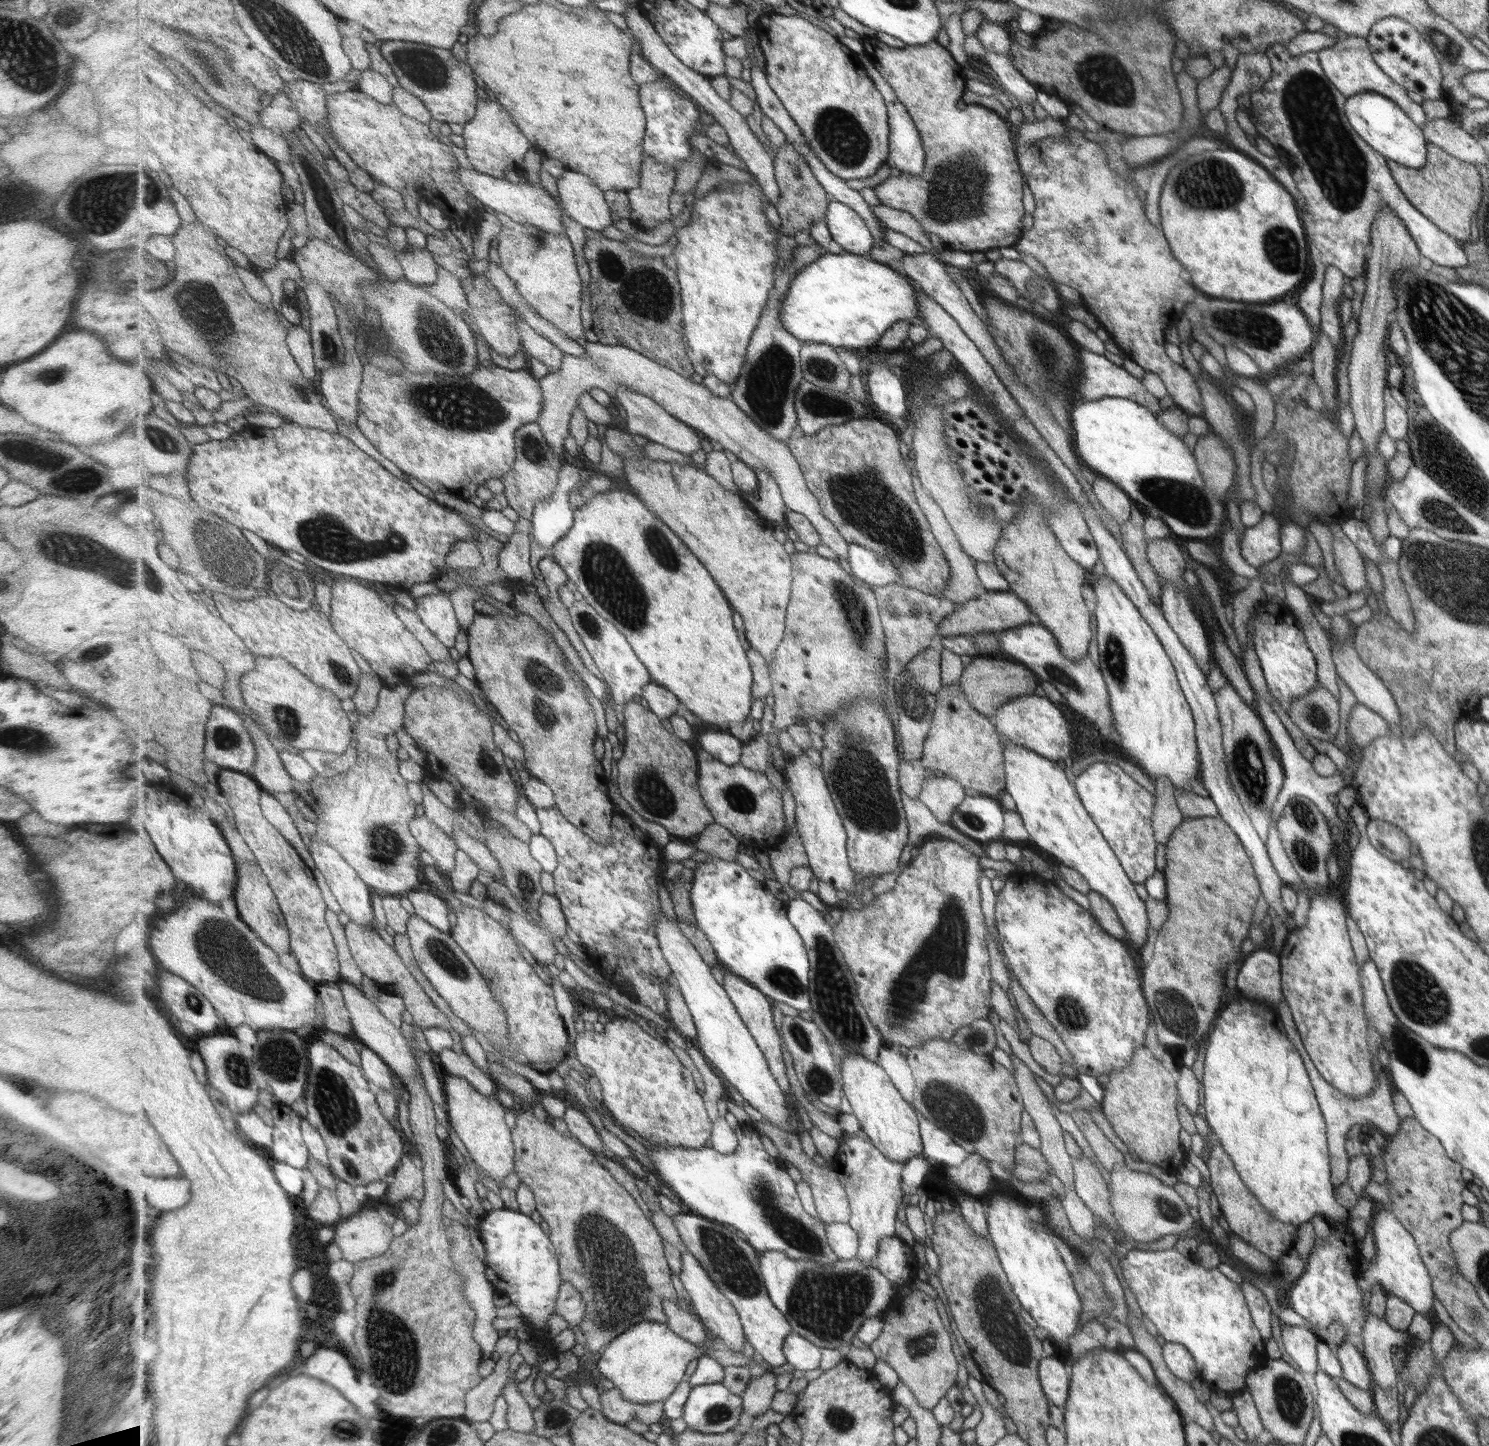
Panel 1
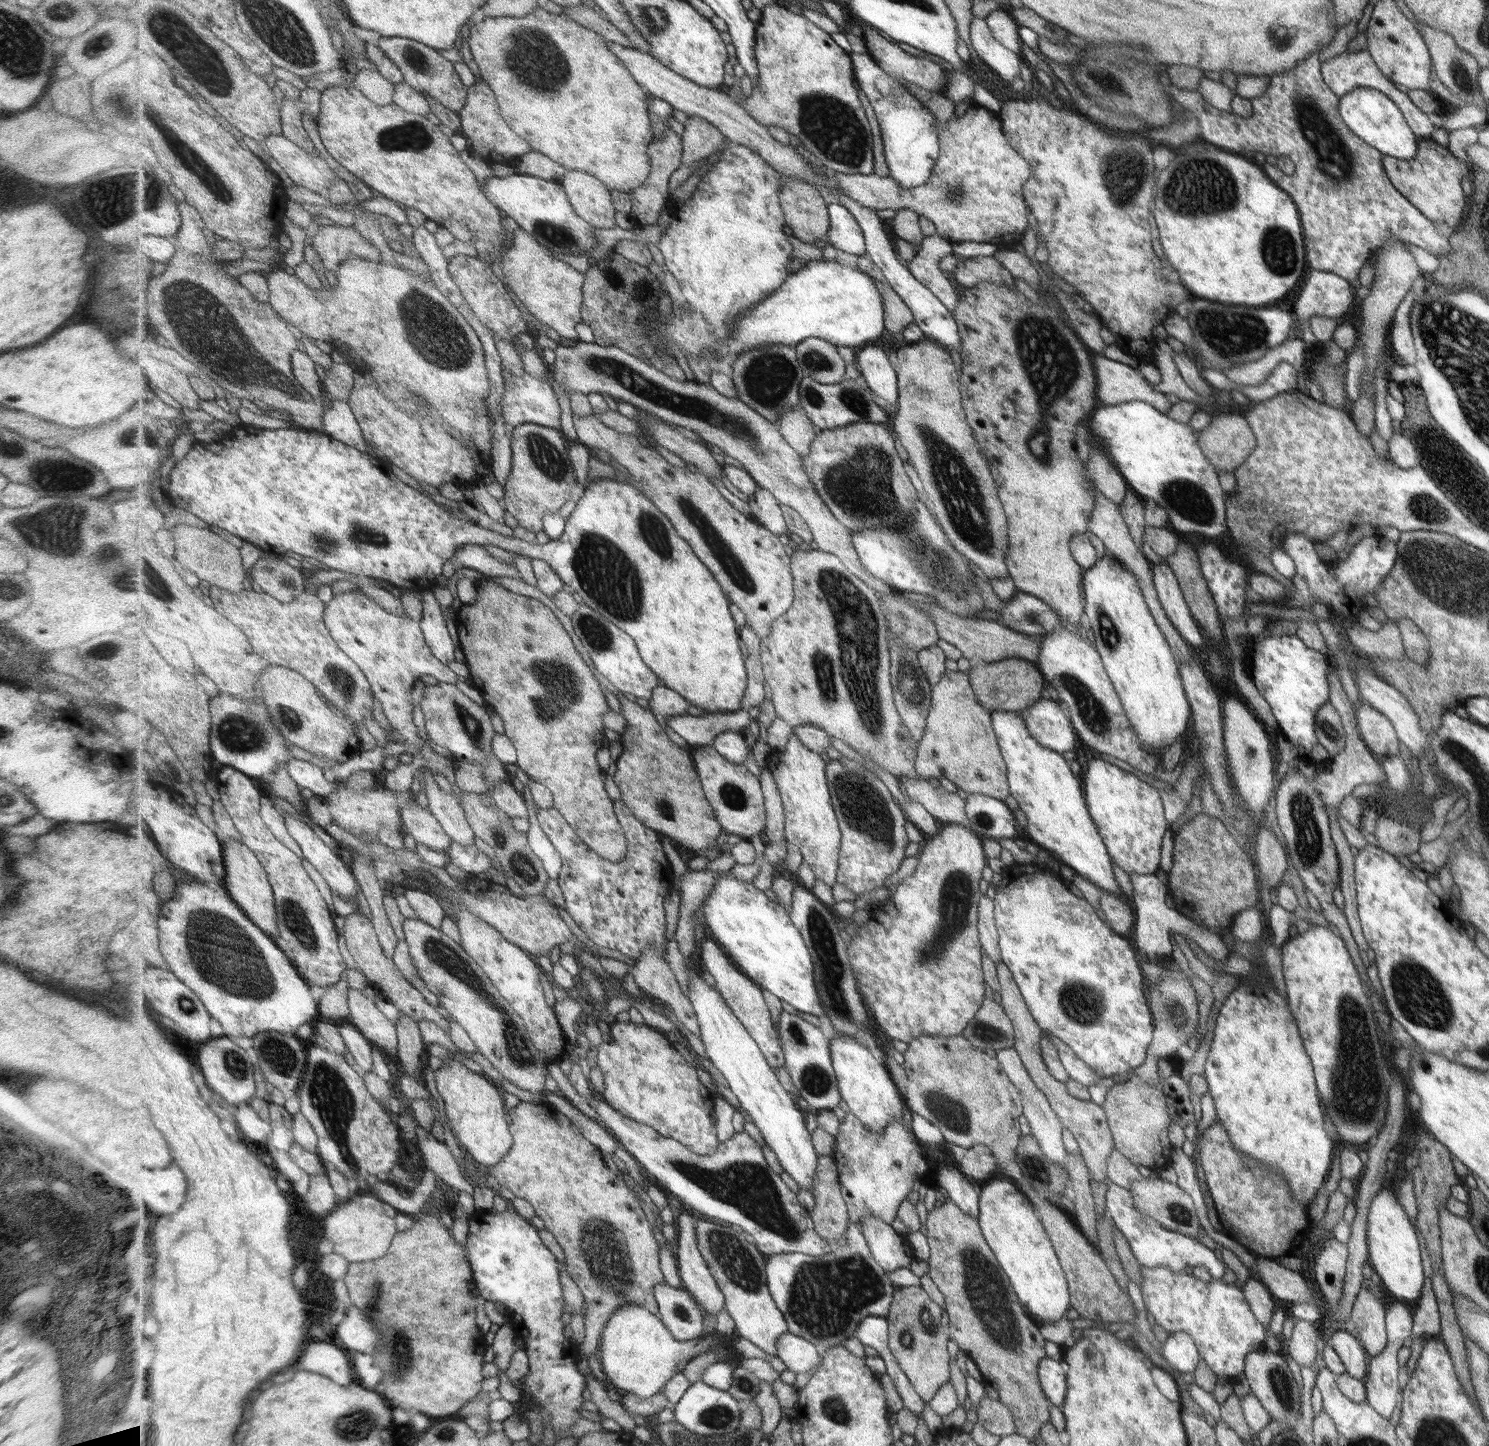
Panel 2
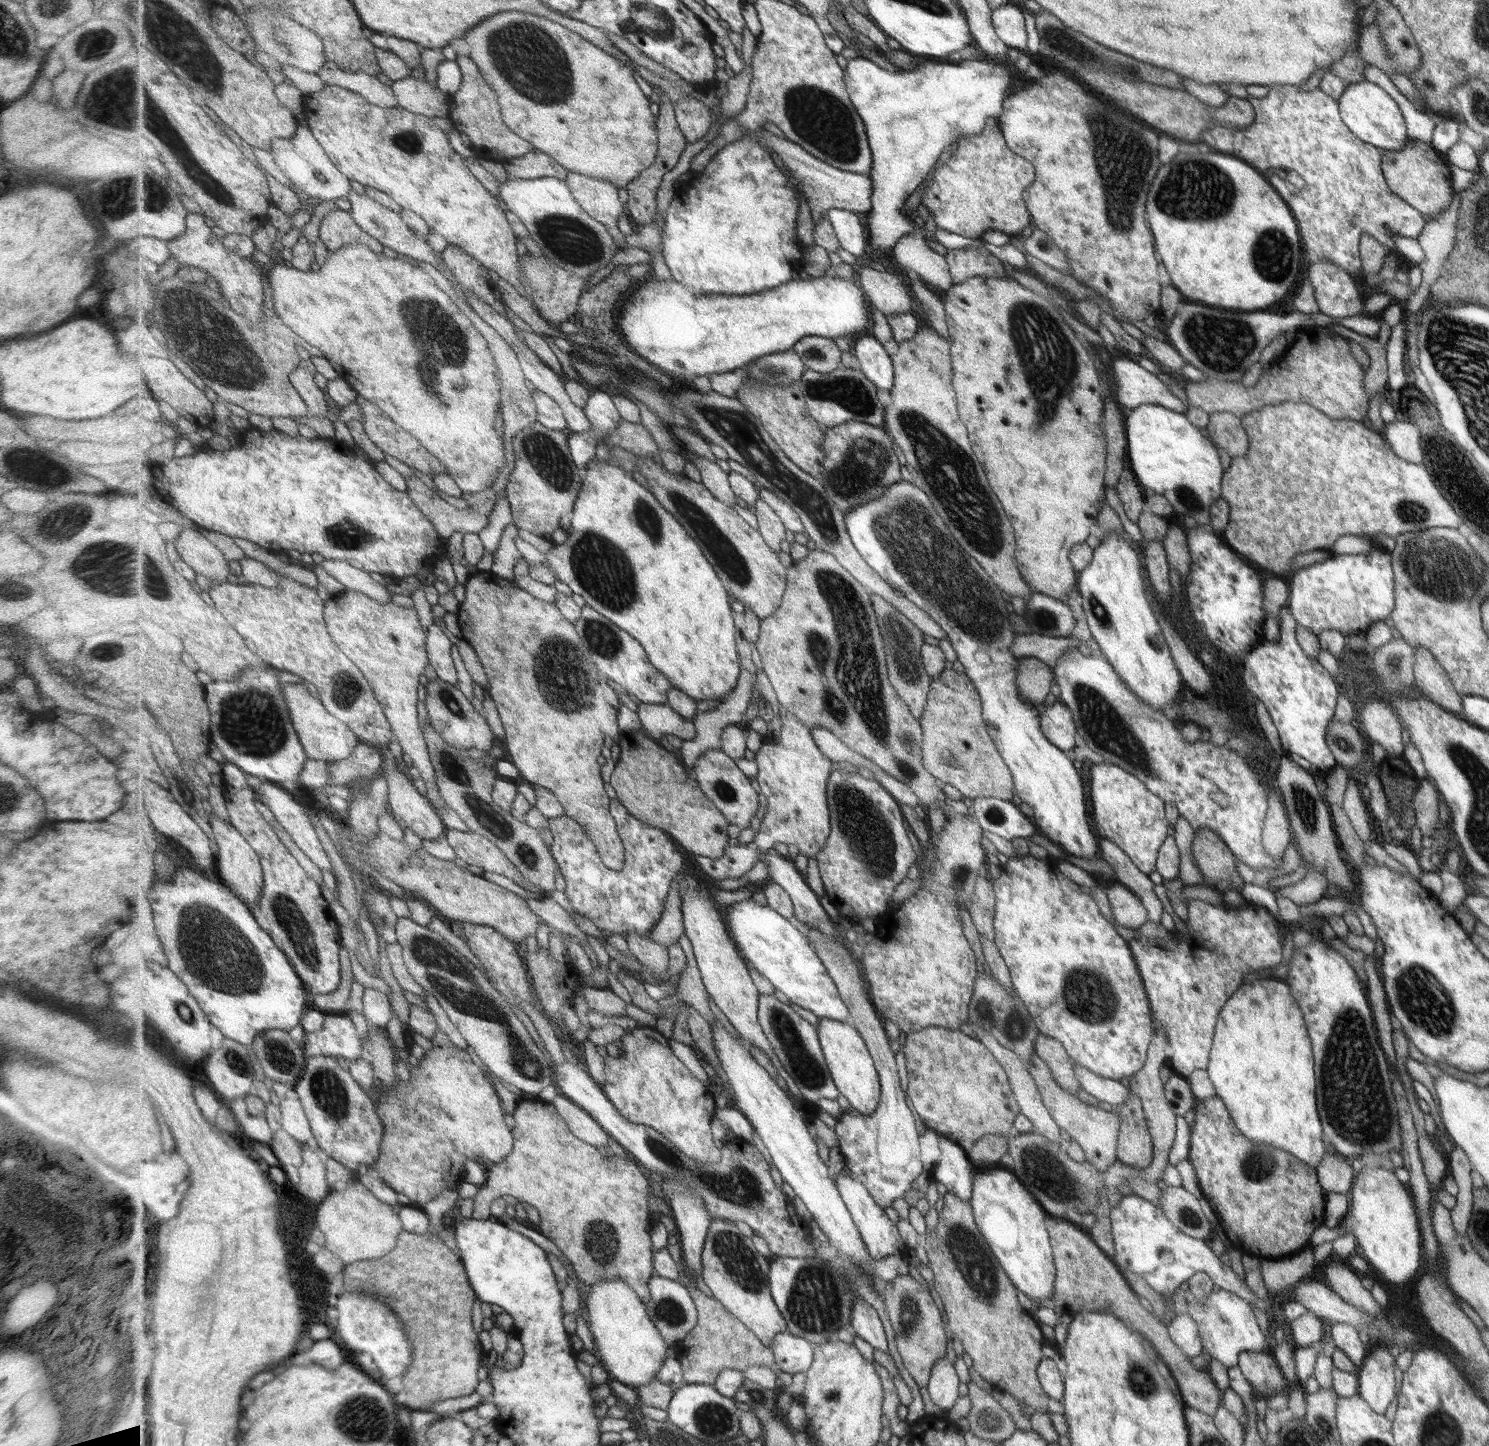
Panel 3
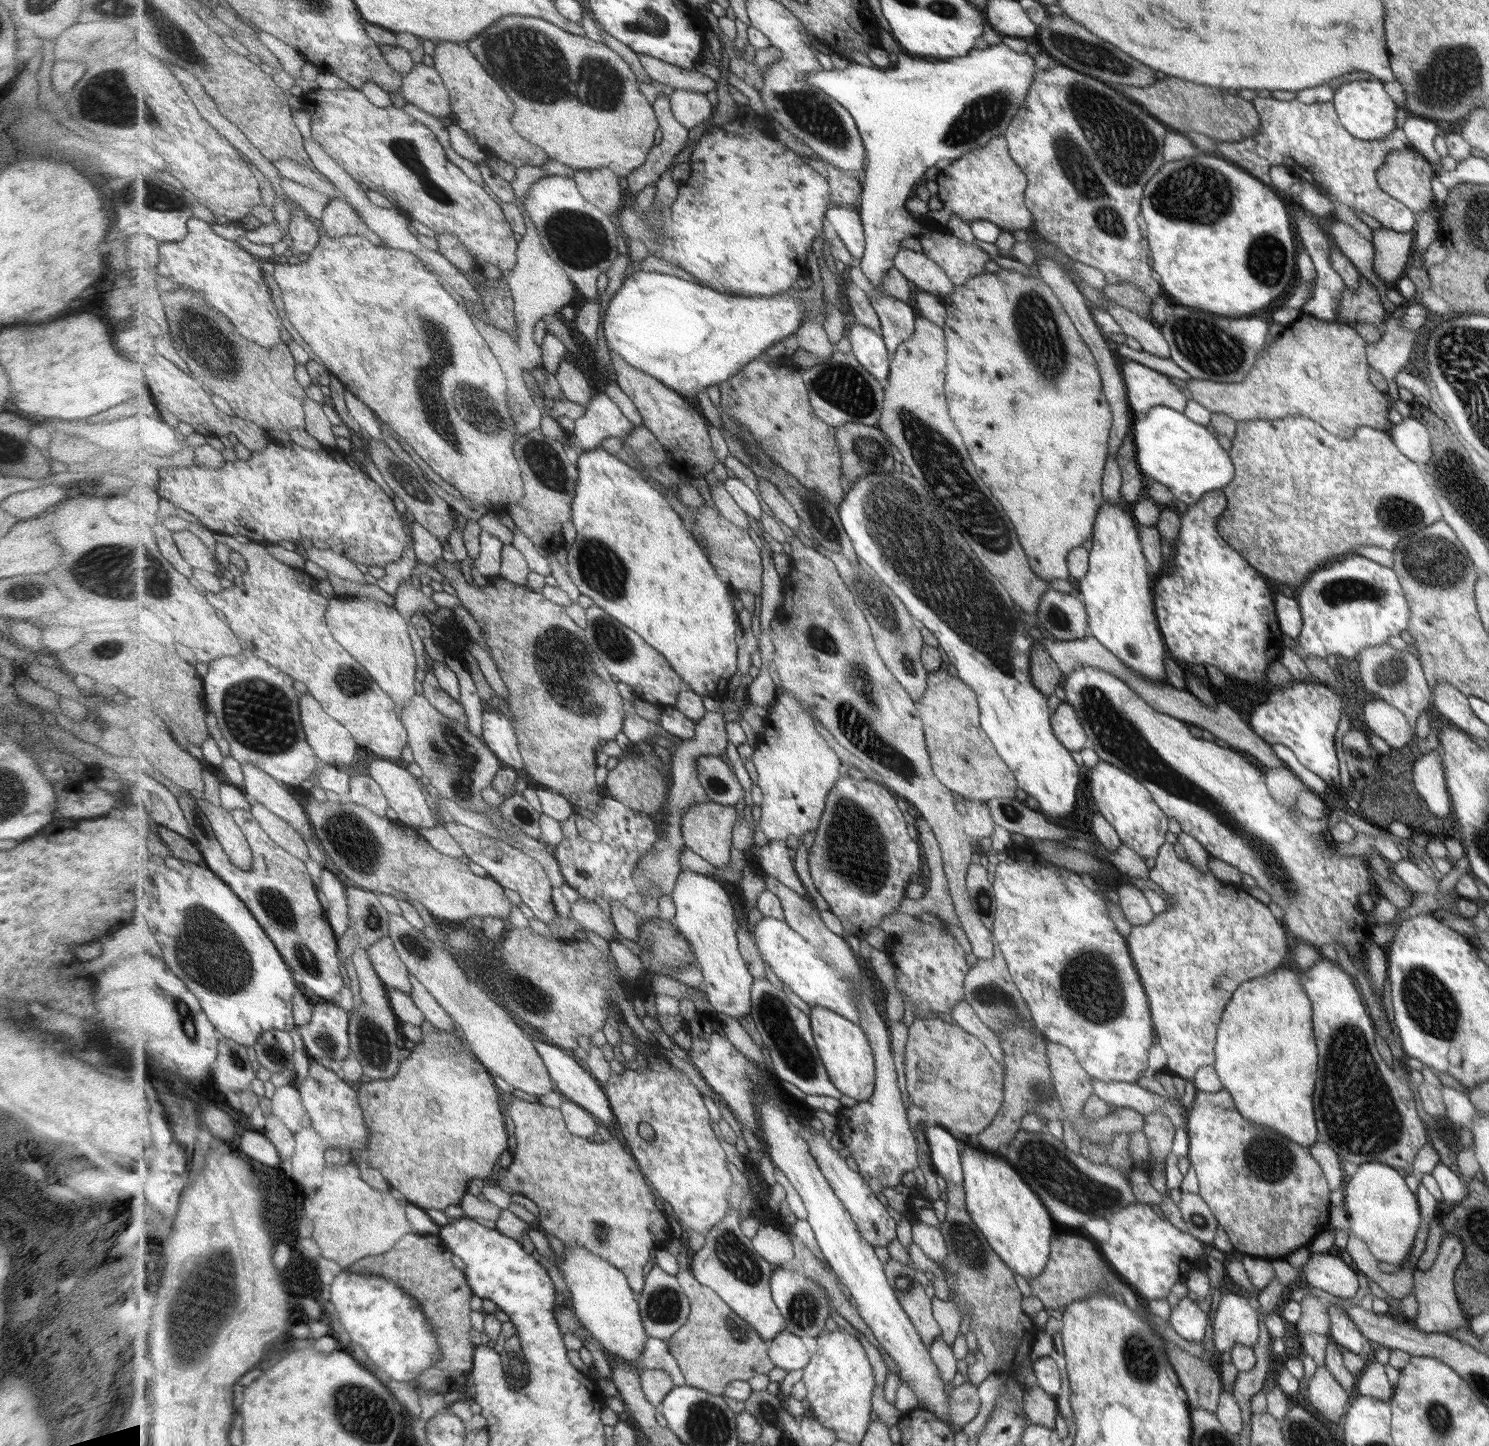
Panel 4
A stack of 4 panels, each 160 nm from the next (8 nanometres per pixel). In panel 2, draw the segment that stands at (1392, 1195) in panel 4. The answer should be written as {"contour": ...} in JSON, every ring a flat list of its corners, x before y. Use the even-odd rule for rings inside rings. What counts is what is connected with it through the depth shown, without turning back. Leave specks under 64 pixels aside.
{"contour":[[1381,1188,1373,1195,1365,1217,1367,1262,1380,1278,1383,1288,1398,1300,1415,1300,1419,1296,1423,1282,1423,1270,1421,1270,1421,1256,1415,1229,1403,1208,1399,1206,1395,1194,1391,1188]]}

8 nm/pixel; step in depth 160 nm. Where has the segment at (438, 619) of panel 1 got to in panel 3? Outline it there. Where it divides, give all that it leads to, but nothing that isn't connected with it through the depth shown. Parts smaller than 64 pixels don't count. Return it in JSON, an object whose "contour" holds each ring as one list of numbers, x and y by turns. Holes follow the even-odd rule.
{"contour":[[434,622,428,627,427,632,428,657,436,671,438,680,458,686,457,670,455,670,455,664,451,658,451,648,455,642,449,640,449,636,445,635,445,630,441,630]]}

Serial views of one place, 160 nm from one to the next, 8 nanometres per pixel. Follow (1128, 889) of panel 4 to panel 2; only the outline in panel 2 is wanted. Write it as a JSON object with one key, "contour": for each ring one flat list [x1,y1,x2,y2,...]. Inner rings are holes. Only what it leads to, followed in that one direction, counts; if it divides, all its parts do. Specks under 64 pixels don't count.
{"contour":[[1101,891,1099,894,1099,908,1115,932,1124,936,1130,935,1134,926,1134,914,1126,902,1115,898,1115,895,1111,893]]}

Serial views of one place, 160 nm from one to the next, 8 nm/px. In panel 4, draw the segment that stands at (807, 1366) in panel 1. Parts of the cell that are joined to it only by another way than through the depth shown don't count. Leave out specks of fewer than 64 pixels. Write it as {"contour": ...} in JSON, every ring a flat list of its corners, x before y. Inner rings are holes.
{"contour":[[787,1330,779,1333,770,1341,770,1358,778,1368,787,1371,804,1371,813,1356,809,1355,807,1346,799,1335]]}

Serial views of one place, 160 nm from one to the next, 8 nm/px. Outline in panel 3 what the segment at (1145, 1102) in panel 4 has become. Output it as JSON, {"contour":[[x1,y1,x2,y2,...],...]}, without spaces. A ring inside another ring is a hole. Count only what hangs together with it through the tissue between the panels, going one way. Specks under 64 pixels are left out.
{"contour":[[1074,1064,1074,1073,1081,1089,1098,1101,1110,1104,1111,1107,1123,1104,1130,1096,1130,1089,1121,1085,1119,1081,1097,1076,1077,1064]]}

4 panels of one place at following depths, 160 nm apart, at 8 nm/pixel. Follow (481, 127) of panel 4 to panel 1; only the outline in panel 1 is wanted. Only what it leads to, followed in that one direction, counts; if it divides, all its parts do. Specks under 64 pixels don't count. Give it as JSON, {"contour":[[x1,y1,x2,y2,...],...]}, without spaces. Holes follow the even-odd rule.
{"contour":[[481,97,478,100,476,117,466,124,462,135,466,140,464,150,473,168,499,178,504,178,505,169,521,170,525,154,532,146,531,141,514,123,509,111,499,101,481,99]]}

